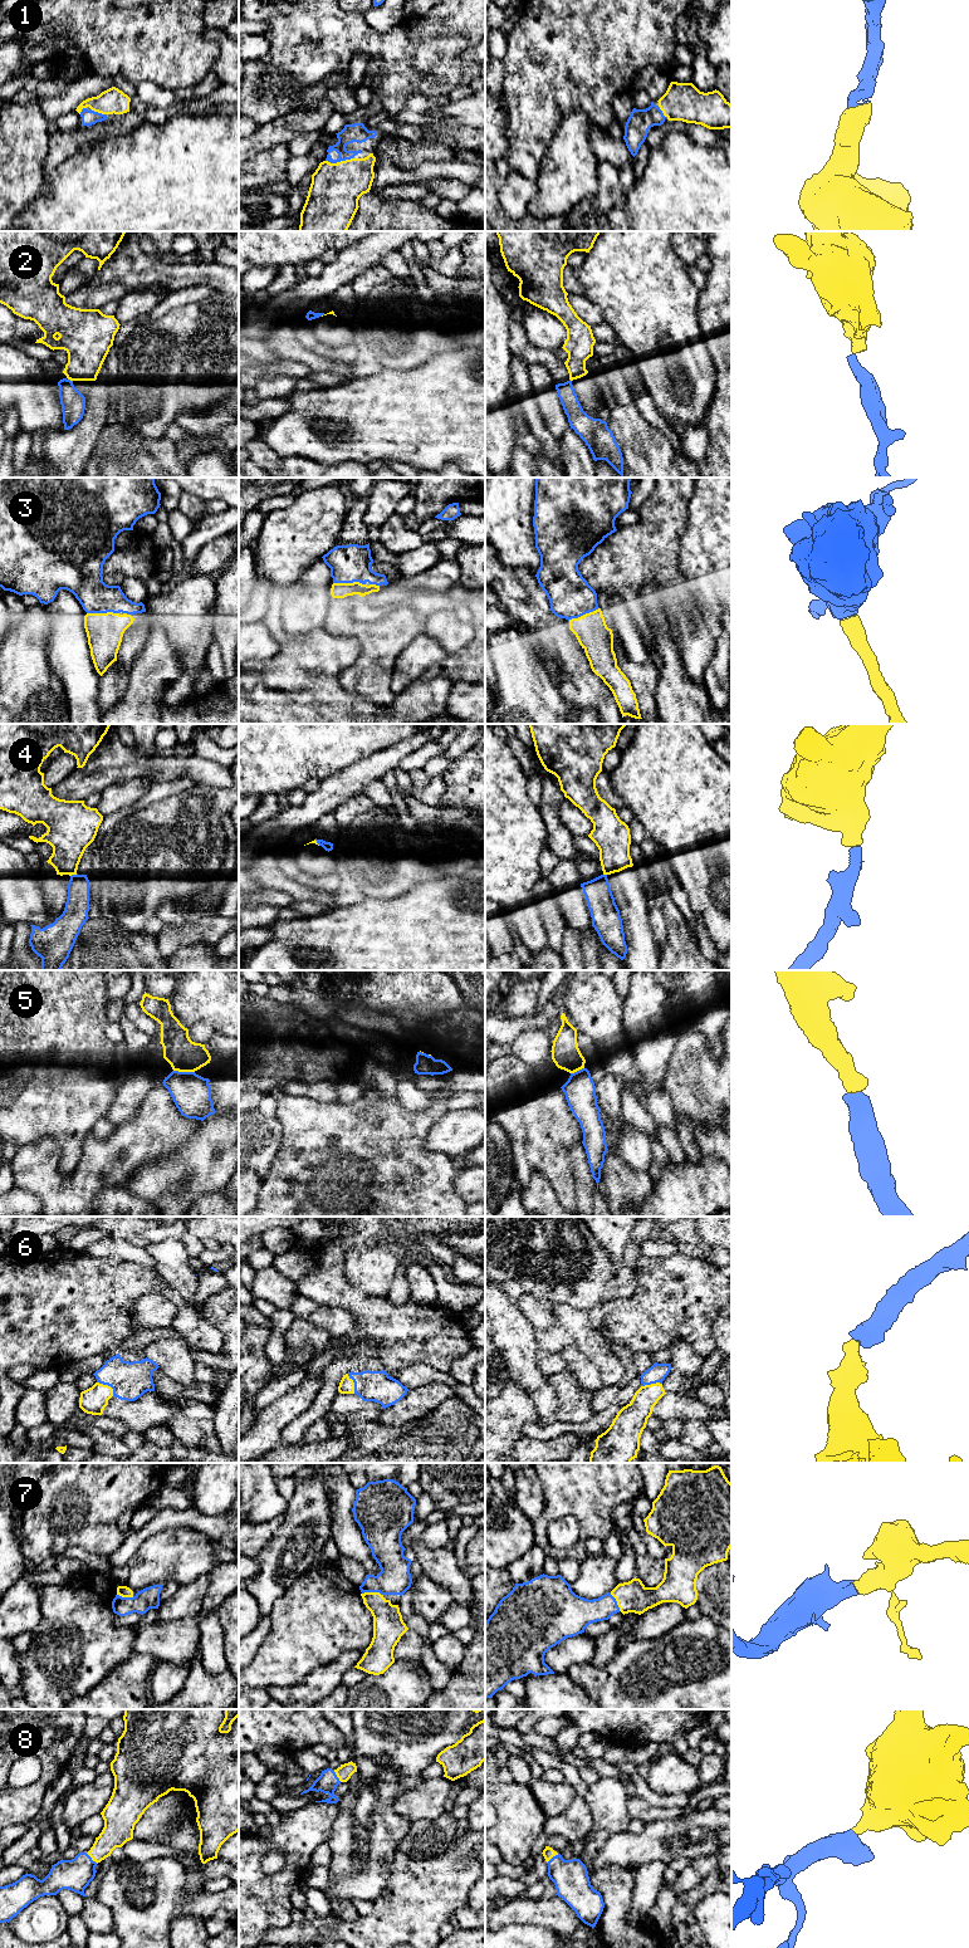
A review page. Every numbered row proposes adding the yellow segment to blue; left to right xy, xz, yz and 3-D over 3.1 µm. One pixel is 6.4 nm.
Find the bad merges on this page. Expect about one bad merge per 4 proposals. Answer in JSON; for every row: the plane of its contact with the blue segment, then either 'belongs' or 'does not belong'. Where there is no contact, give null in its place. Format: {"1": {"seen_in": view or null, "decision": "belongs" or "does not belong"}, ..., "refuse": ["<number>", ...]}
{"1": {"seen_in": "xz", "decision": "belongs"}, "2": {"seen_in": "xy", "decision": "does not belong"}, "3": {"seen_in": "xy", "decision": "belongs"}, "4": {"seen_in": "xy", "decision": "does not belong"}, "5": {"seen_in": "xy", "decision": "belongs"}, "6": {"seen_in": "xy", "decision": "belongs"}, "7": {"seen_in": "xz", "decision": "belongs"}, "8": {"seen_in": "xy", "decision": "belongs"}, "refuse": ["2", "4"]}

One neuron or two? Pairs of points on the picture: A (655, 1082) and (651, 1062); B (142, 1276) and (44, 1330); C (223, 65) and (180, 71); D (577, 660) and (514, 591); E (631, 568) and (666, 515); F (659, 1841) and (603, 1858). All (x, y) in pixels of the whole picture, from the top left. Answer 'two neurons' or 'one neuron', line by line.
A: one neuron
B: one neuron
C: two neurons
D: one neuron
E: one neuron
F: one neuron

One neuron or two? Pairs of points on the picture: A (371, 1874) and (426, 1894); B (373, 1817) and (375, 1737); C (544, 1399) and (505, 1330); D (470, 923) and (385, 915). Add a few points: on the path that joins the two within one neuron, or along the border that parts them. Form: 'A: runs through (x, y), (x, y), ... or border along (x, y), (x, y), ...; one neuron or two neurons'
A: border along (396, 1853), (391, 1865), (388, 1884), (371, 1902); two neurons
B: runs through (385, 1797), (401, 1781), (401, 1763), (395, 1757); one neuron
C: runs through (536, 1381), (523, 1369), (518, 1347); one neuron
D: runs through (449, 923), (406, 923); one neuron

